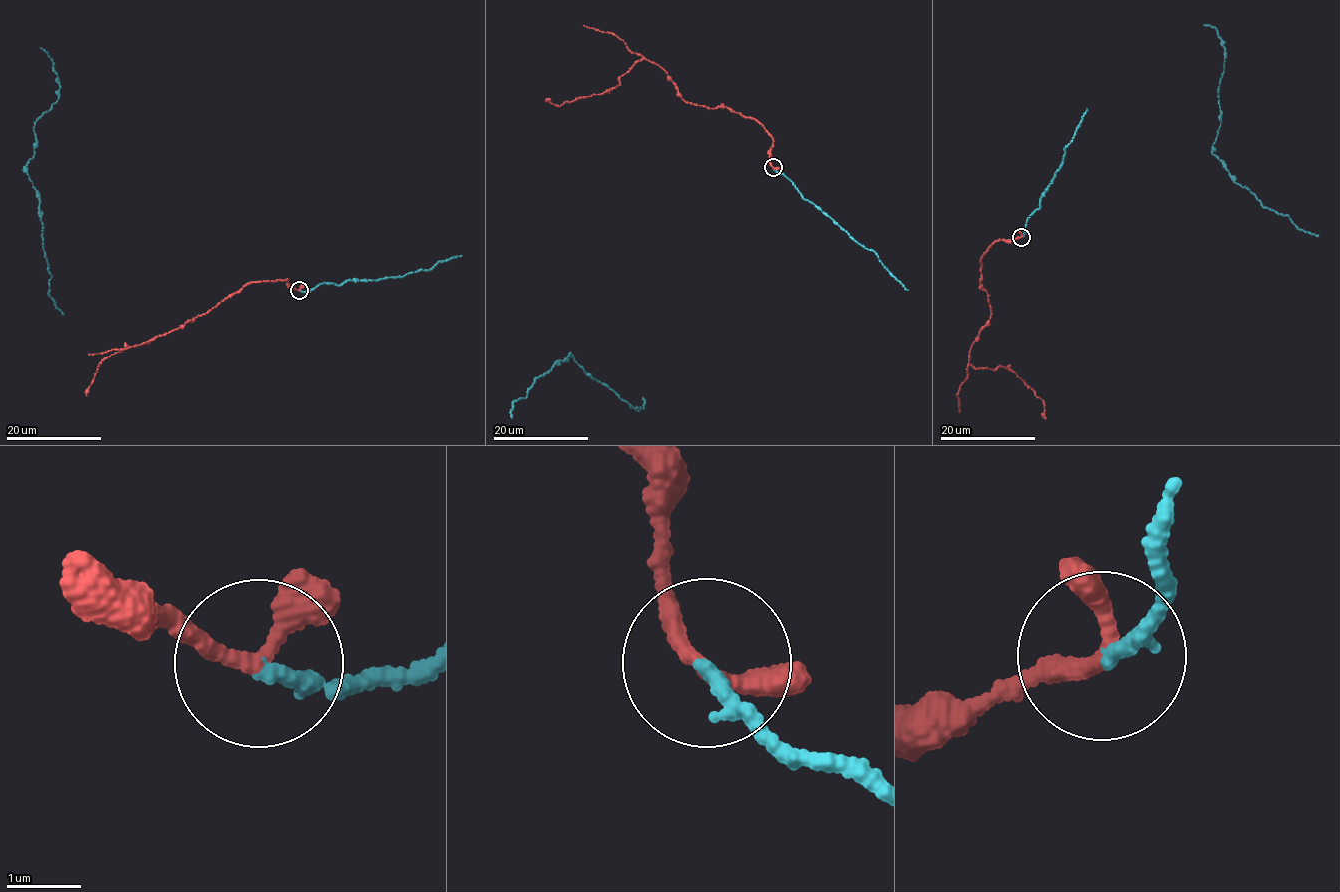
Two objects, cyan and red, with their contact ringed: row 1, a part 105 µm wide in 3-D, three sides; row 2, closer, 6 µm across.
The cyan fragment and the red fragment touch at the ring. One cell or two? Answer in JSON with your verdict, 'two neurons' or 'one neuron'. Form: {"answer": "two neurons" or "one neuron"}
{"answer": "one neuron"}

